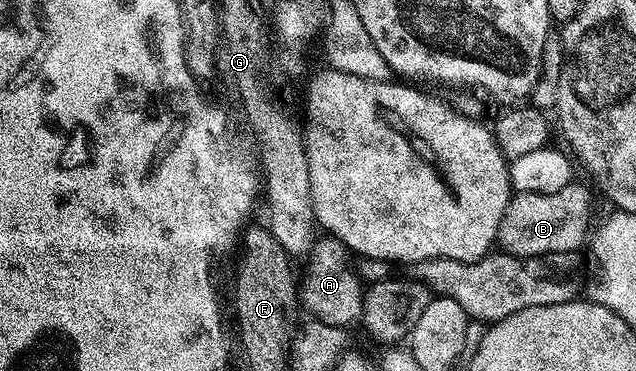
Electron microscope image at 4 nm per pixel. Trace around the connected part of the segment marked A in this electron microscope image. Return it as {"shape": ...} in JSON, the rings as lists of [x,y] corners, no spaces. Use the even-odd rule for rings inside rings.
{"shape":[[[326,234],[315,239],[308,252],[310,261],[306,269],[300,272],[300,304],[303,309],[310,311],[309,315],[315,320],[324,322],[333,328],[345,329],[362,315],[363,281],[356,271],[355,265],[350,265],[351,253],[346,245]]]}

